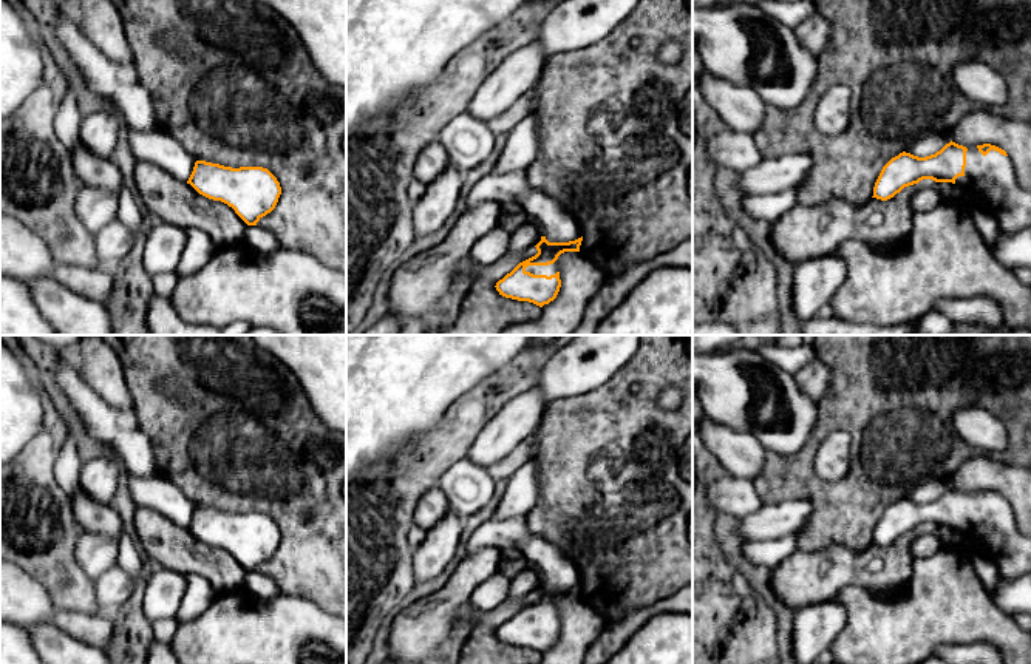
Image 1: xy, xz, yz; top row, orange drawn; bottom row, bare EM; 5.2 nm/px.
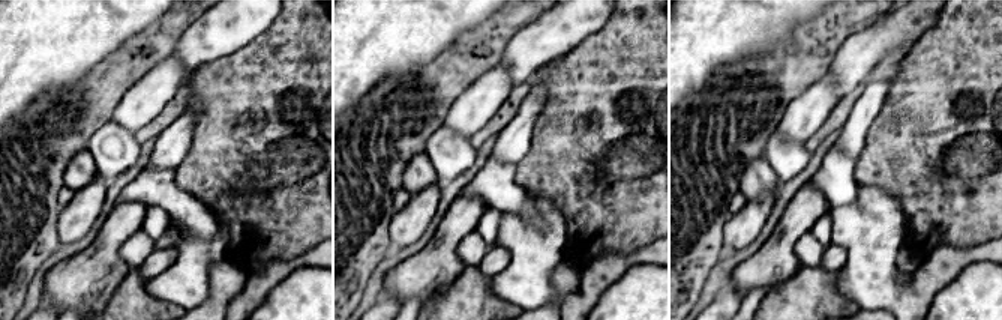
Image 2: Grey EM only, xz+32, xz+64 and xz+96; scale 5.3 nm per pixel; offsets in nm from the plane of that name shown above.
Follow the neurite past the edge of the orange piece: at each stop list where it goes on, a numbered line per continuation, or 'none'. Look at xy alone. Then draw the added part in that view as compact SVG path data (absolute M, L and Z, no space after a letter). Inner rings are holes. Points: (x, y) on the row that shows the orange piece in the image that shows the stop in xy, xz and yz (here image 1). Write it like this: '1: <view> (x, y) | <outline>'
none

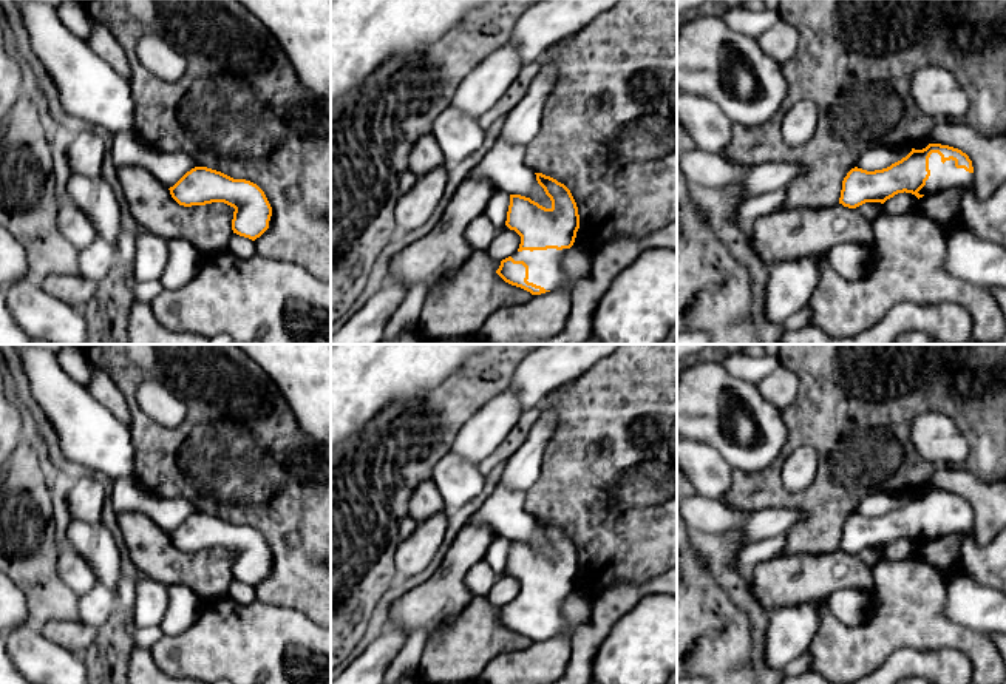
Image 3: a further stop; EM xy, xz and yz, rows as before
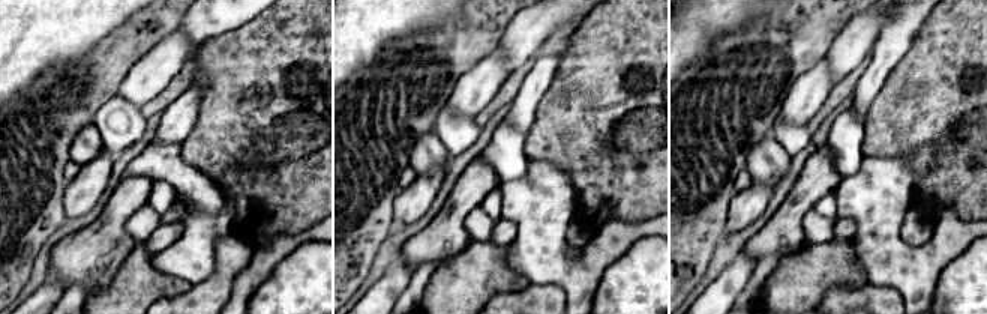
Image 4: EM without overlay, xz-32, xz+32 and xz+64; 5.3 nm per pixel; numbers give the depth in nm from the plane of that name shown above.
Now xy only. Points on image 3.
none

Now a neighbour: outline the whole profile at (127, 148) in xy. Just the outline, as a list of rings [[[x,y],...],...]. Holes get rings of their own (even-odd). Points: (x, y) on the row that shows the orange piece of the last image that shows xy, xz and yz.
[[[134,131],[113,134],[111,154],[117,167],[142,167],[167,188],[173,187],[187,171],[196,167],[196,161],[192,156],[155,150]]]

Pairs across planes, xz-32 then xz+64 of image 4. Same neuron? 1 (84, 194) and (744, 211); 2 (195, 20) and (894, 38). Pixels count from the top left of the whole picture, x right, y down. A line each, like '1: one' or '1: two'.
1: one
2: two

